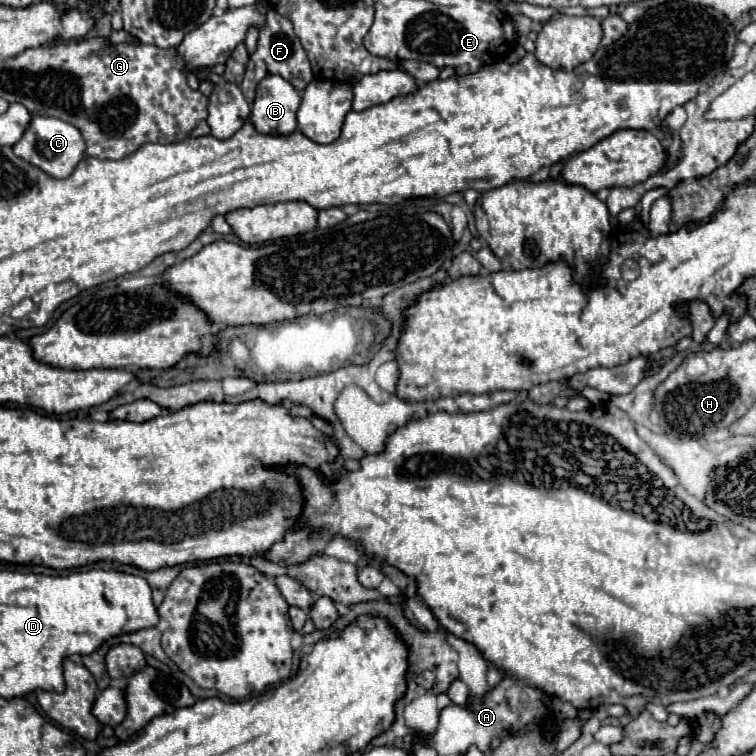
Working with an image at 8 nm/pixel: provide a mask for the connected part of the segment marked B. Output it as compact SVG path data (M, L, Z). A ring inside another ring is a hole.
M267 76L257 86L251 110L251 124L261 134L291 134L297 130L299 92L281 76Z

